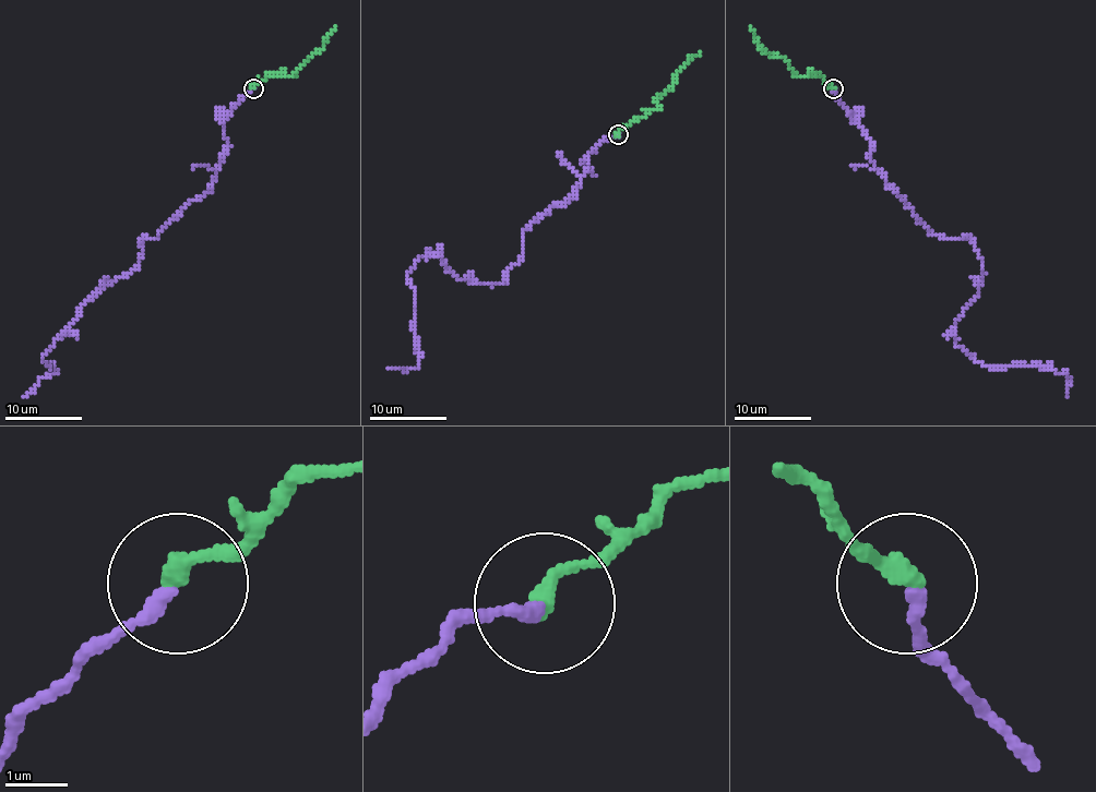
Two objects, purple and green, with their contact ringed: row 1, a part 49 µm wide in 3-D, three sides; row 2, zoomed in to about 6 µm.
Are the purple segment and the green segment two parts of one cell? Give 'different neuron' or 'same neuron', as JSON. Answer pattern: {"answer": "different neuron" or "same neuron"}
{"answer": "different neuron"}

